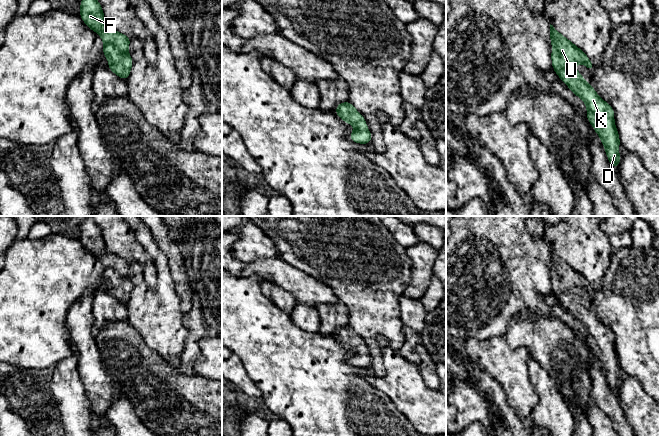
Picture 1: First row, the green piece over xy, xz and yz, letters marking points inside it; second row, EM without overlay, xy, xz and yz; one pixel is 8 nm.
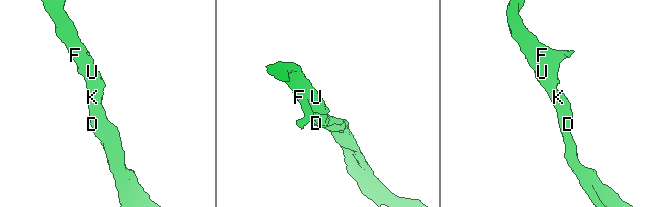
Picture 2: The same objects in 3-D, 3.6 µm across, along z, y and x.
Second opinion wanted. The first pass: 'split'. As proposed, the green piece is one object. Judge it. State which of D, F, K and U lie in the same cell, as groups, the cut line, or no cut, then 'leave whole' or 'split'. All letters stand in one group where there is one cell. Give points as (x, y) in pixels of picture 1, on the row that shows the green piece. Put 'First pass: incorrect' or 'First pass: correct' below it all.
groups D F K U; cut none; leave whole
First pass: incorrect

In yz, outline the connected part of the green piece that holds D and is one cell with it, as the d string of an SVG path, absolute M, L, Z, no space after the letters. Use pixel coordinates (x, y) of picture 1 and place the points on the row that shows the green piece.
M551 24L550 39L554 71L572 92L586 103L587 120L600 136L610 164L618 169L621 156L618 152L620 139L614 124L615 113L611 105L602 100L595 89L573 68L576 63L583 63L592 72L595 66L581 49L562 36Z

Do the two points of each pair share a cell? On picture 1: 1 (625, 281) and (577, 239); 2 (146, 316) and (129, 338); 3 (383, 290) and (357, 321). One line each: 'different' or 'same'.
1: different
2: different
3: same

